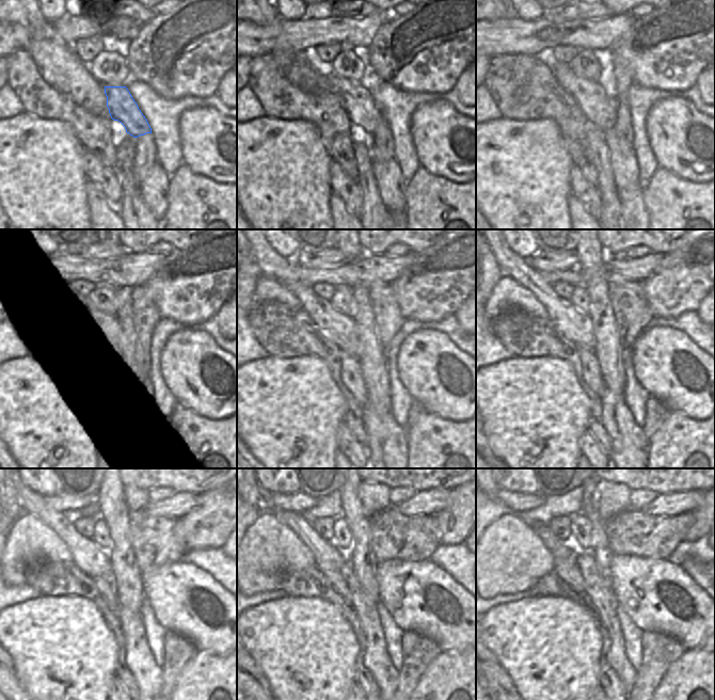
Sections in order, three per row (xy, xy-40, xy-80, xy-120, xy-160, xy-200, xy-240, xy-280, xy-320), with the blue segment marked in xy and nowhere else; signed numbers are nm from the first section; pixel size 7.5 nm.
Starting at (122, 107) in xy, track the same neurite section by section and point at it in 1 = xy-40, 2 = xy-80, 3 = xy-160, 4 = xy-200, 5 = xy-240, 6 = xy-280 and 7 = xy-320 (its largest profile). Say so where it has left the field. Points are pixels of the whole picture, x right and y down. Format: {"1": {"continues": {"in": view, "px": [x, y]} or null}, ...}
{"1": {"continues": {"in": "xy-40", "px": [356, 100]}}, "2": {"continues": {"in": "xy-80", "px": [600, 110]}}, "3": {"continues": {"in": "xy-160", "px": [339, 329]}}, "4": {"continues": {"in": "xy-200", "px": [576, 327]}}, "5": {"continues": {"in": "xy-240", "px": [95, 562]}}, "6": {"continues": {"in": "xy-280", "px": [327, 556]}}, "7": {"continues": {"in": "xy-320", "px": [558, 549]}}}

